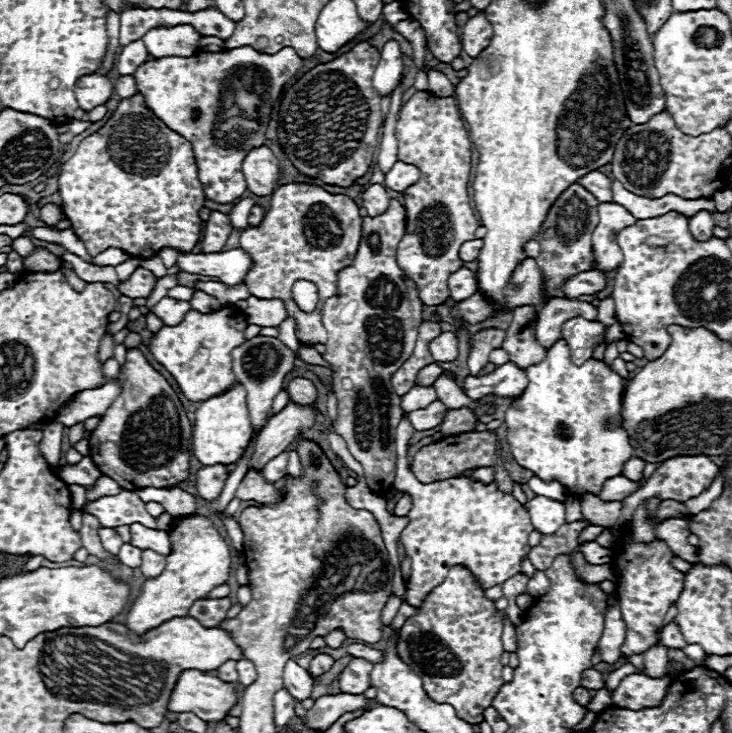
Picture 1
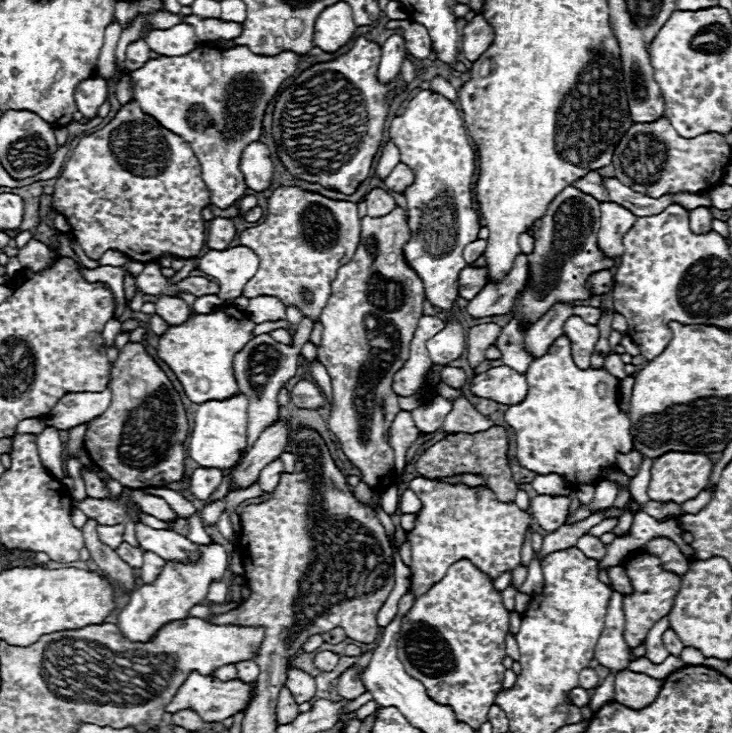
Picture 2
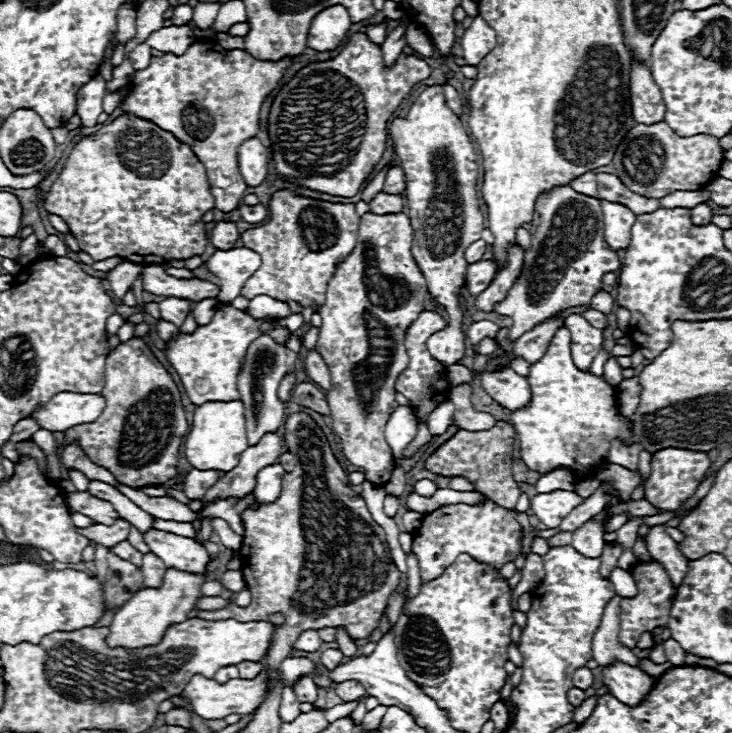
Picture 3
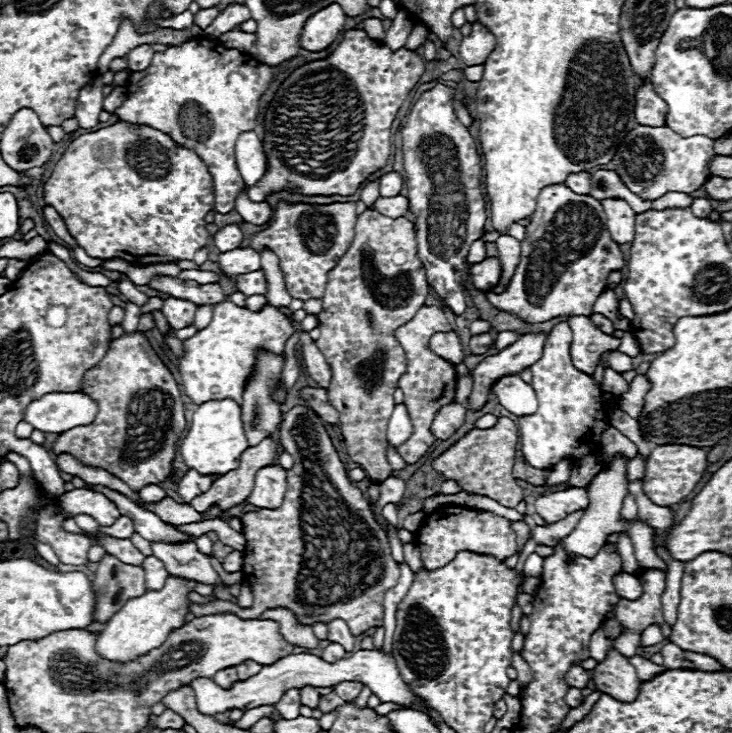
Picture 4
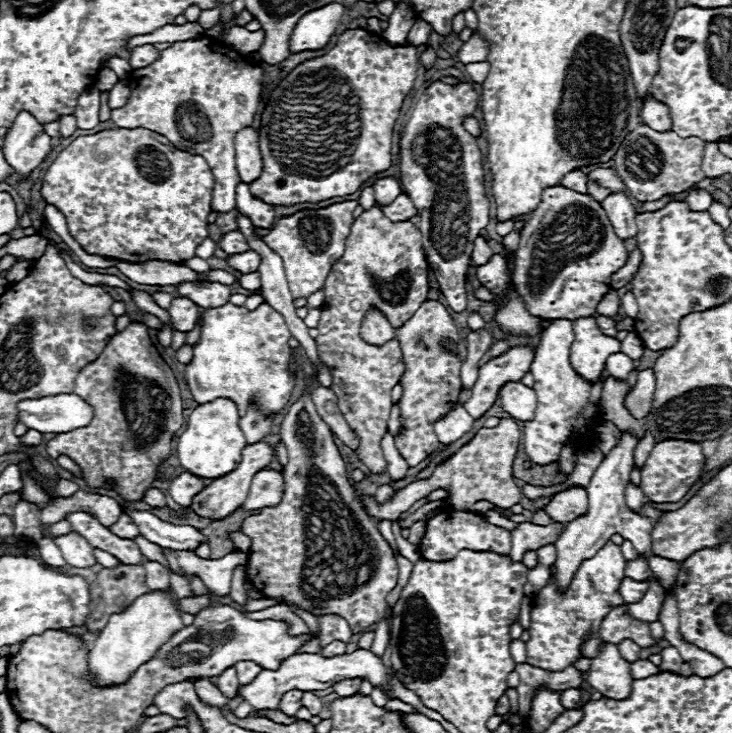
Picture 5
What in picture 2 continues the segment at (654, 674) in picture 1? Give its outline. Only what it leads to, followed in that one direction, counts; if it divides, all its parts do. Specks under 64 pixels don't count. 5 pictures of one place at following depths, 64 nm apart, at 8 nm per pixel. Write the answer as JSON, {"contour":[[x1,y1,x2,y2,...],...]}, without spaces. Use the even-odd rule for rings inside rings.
{"contour":[[664,616,664,620,660,620,648,634,646,640,646,658,652,664,662,664,668,658,668,650,662,644,662,634,670,628,670,616]]}

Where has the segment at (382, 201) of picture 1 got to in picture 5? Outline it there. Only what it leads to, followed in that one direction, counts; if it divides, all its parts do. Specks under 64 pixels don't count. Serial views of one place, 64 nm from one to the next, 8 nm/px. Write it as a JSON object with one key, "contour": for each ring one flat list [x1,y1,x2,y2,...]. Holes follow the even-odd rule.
{"contour":[[400,194,396,196,396,200,392,200,392,204,388,206,380,206,378,208,394,222,400,222,400,220,410,220,412,216,416,216,416,208,412,204,412,200,406,196,406,194]]}

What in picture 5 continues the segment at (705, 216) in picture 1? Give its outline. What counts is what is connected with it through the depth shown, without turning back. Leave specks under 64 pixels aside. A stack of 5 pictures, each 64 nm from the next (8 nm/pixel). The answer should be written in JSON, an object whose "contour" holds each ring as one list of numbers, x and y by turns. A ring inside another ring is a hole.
{"contour":[[690,190,684,200,694,212,706,212,712,204,712,196,706,190]]}

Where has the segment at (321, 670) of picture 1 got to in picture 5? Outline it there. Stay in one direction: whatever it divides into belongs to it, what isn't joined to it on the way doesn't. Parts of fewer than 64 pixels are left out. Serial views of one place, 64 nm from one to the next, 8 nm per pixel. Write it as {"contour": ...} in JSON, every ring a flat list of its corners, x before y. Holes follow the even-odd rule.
{"contour":[[334,640,322,648,322,656,342,656,344,652,346,652,346,644,340,640]]}

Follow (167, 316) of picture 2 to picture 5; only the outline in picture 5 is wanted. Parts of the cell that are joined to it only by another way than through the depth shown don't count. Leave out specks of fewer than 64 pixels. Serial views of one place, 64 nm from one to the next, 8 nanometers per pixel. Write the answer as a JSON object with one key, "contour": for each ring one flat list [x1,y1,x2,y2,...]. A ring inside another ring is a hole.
{"contour":[[174,298,170,302,170,308,168,308,172,328,180,330,180,332,190,332,196,326,196,320,198,320,200,312,202,312,202,308,196,306,188,298]]}

